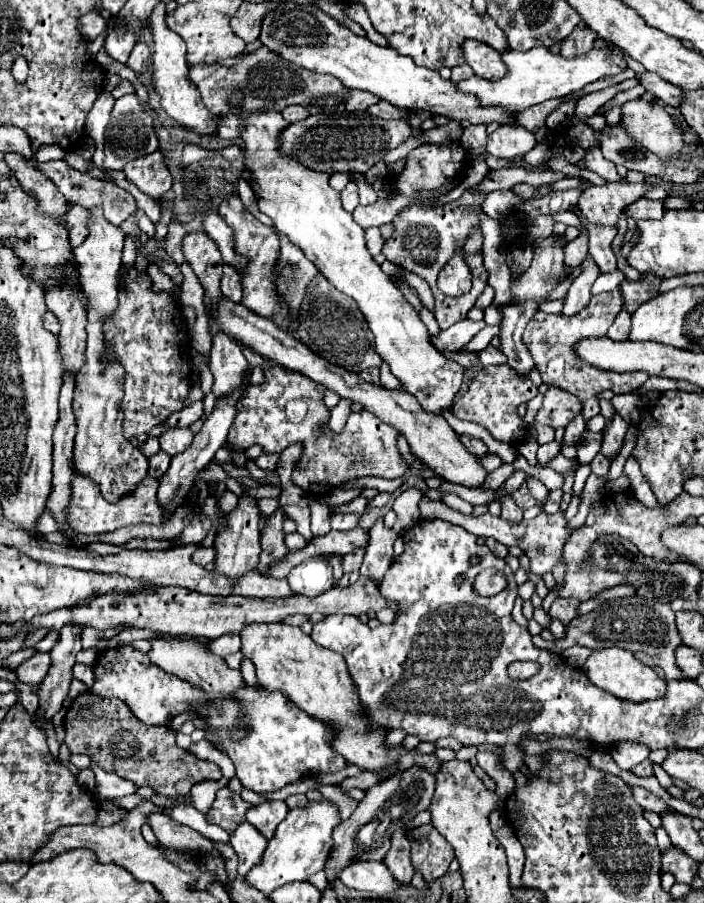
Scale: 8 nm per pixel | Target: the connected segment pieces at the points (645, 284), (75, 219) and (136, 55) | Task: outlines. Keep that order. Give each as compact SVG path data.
M643 273L639 281L623 281L619 285L621 295L623 295L623 309L633 315L637 311L637 307L645 301L649 301L651 297L655 297L659 293L659 277L653 277L651 273Z
M73 205L71 211L67 211L67 231L69 231L69 243L71 247L77 247L87 237L87 211L83 207Z
M139 41L139 43L133 47L127 65L129 65L133 71L137 71L137 73L145 73L145 71L147 71L147 61L149 61L149 47L147 47L143 41Z

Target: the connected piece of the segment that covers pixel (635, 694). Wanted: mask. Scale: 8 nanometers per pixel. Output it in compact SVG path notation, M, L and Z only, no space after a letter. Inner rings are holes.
M619 647L593 651L583 669L591 683L605 689L607 693L613 693L617 699L623 699L623 701L653 701L667 693L667 689L665 689L667 683L663 679L659 679L659 675L653 671L653 667L637 661L631 651L625 651Z

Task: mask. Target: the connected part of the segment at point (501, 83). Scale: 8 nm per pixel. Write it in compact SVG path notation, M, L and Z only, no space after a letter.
M537 45L529 51L516 51L508 49L501 55L506 62L507 75L497 81L488 81L476 75L456 85L459 91L474 94L485 105L501 105L507 109L529 109L537 103L543 103L547 99L559 99L567 97L575 91L581 91L585 85L617 75L627 69L625 57L617 47L593 47L585 55L577 55L571 59L561 57L559 53L551 53L547 47Z

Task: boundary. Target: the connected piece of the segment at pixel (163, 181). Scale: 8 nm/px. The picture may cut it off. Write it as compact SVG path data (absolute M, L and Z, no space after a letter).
M161 151L129 161L123 167L127 181L137 185L143 193L159 199L165 191L171 189L171 173L165 165L165 157Z

